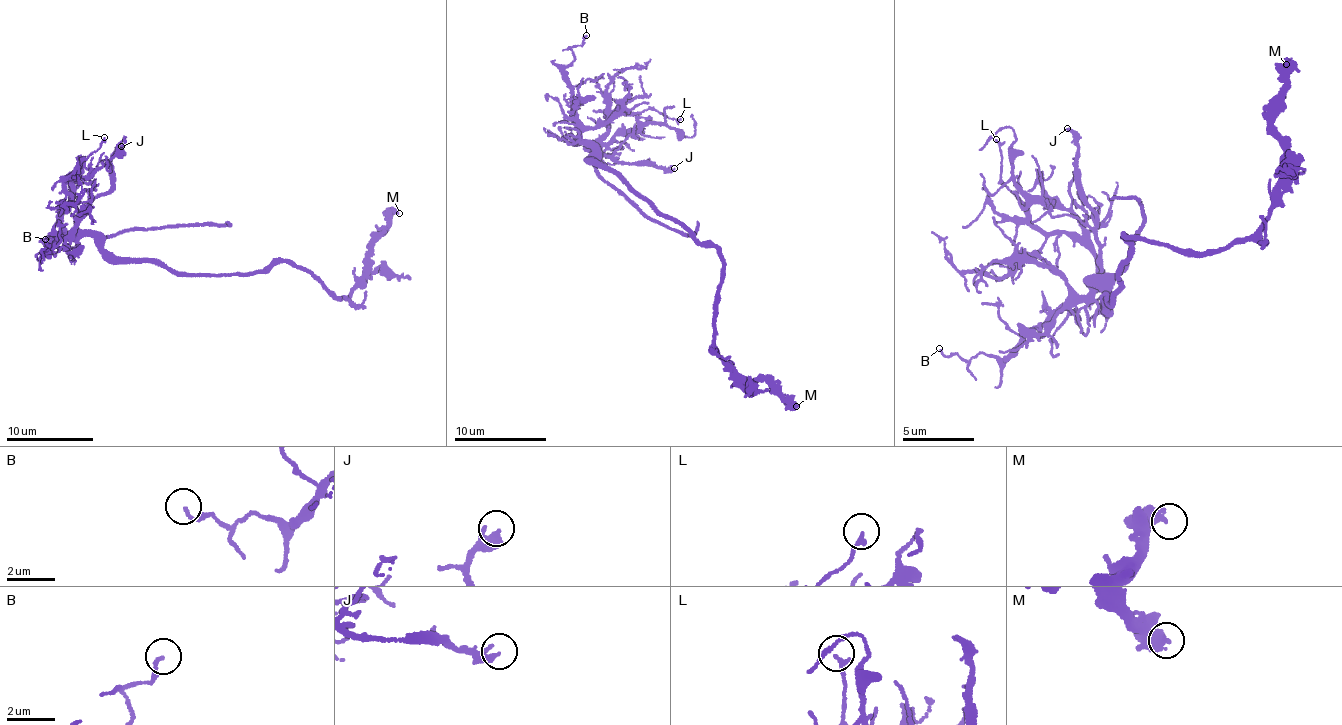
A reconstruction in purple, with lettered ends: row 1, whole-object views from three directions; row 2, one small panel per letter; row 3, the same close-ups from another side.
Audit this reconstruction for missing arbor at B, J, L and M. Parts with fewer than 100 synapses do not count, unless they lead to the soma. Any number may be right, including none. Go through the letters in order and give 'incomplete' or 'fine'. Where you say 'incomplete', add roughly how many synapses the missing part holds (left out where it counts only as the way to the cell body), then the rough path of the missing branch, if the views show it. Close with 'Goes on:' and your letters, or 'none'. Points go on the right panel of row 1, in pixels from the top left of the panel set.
B: fine
J: fine
L: fine
M: fine
Goes on: none

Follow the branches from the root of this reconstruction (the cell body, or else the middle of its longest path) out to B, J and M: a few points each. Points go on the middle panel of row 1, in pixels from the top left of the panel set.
B: (655, 210), (615, 174), (595, 166), (591, 146), (581, 137), (563, 70), (574, 58), (571, 49), (586, 35)
J: (655, 210), (615, 174), (597, 168), (590, 147), (585, 147), (621, 163), (639, 161), (674, 168)
M: (655, 210), (712, 243), (721, 260), (714, 339), (722, 359), (796, 406)

